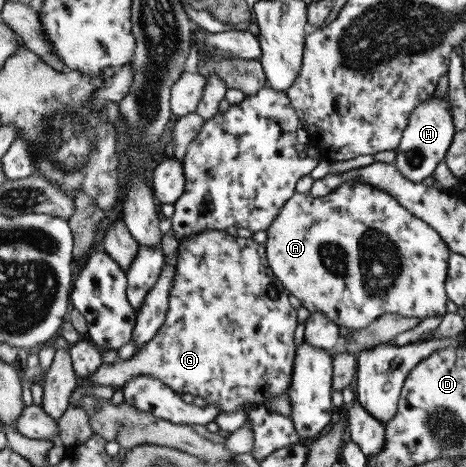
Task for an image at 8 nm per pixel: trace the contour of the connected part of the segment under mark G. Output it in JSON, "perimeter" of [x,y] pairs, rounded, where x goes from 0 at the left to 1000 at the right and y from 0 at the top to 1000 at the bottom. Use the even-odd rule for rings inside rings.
{"perimeter":[[[436,493],[425,501],[414,501],[393,510],[393,516],[382,525],[380,565],[373,578],[371,608],[363,621],[363,664],[350,694],[328,726],[294,752],[275,771],[251,771],[251,777],[221,775],[212,790],[191,805],[178,807],[180,824],[204,820],[212,829],[245,829],[264,831],[275,818],[283,818],[296,807],[318,807],[337,812],[367,829],[376,842],[408,842],[418,850],[436,850],[448,867],[468,867],[479,882],[502,882],[517,867],[549,867],[552,863],[571,865],[586,848],[599,848],[620,837],[620,827],[627,814],[629,773],[633,773],[635,741],[629,726],[633,704],[637,704],[637,664],[620,649],[622,627],[607,615],[599,597],[590,595],[586,580],[577,574],[571,555],[571,529],[564,522],[552,520],[543,510],[521,510],[506,503],[494,503],[483,493]],[[586,610],[594,634],[582,638],[573,615]]]}

